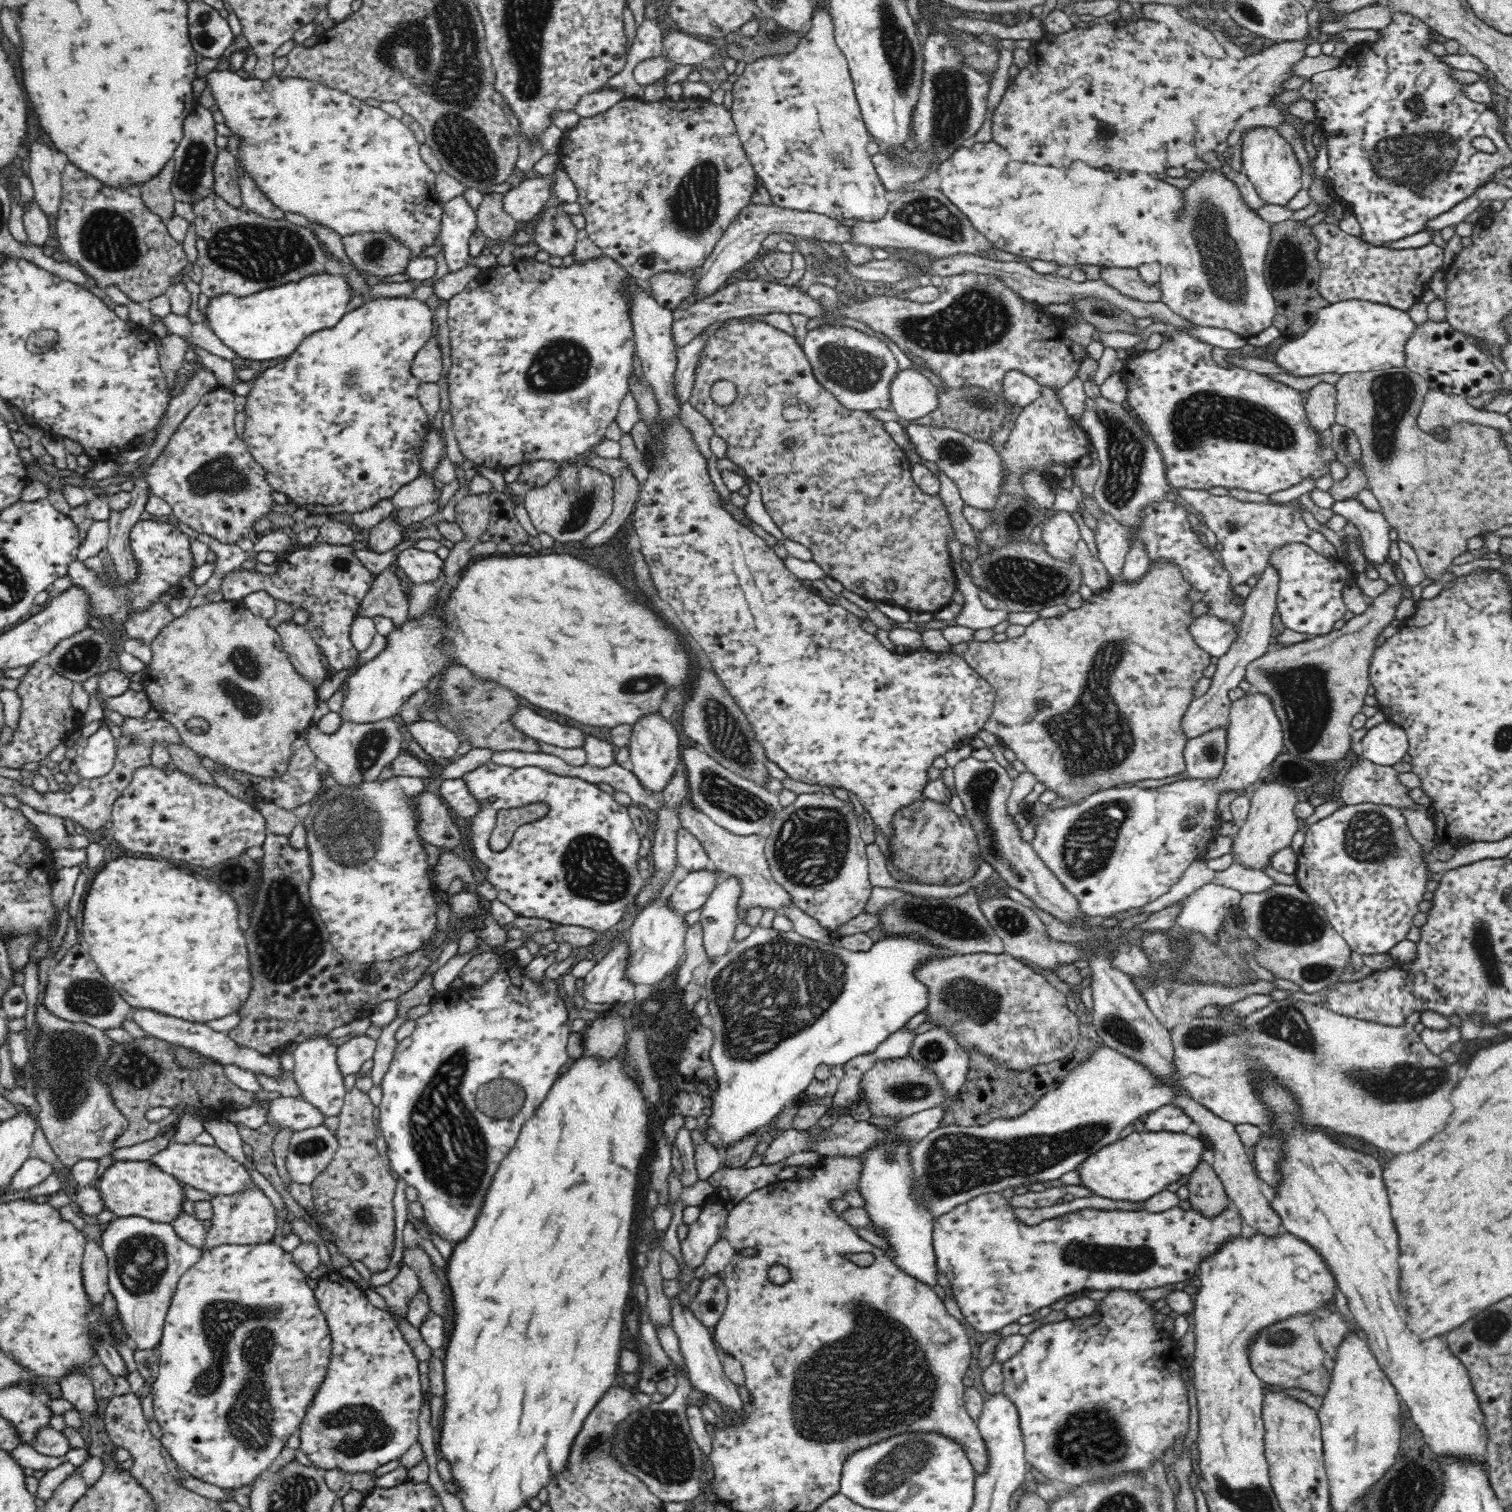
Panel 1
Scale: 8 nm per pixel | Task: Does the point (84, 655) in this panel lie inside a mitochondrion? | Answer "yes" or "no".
yes

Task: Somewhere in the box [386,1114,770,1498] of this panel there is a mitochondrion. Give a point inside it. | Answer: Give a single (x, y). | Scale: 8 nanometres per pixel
(653, 1442)

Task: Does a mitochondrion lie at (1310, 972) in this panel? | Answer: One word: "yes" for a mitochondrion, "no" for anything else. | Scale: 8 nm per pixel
yes

